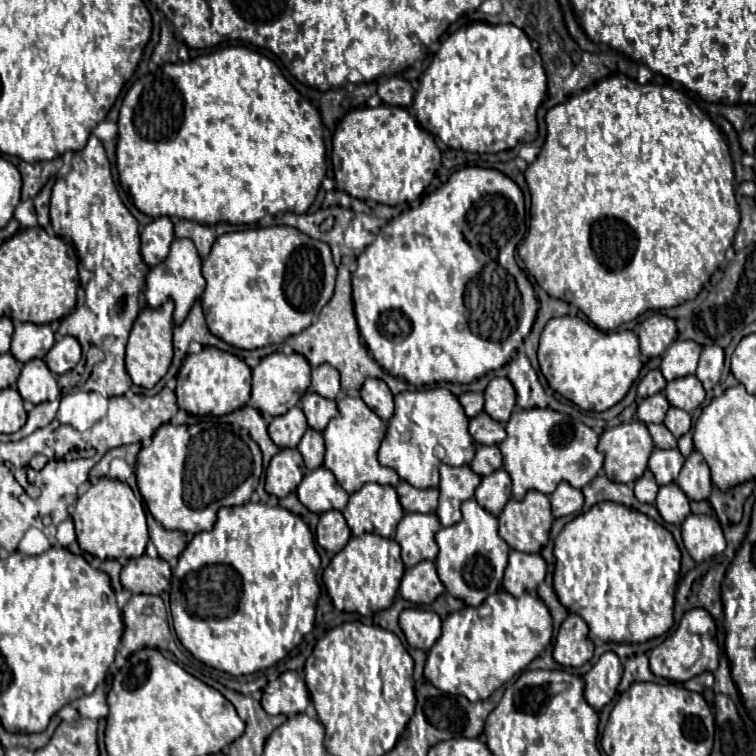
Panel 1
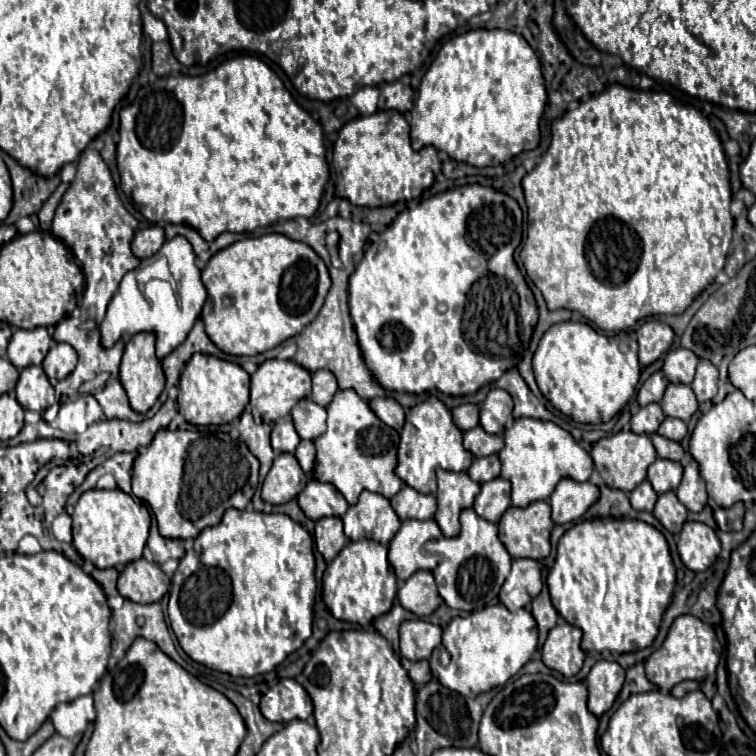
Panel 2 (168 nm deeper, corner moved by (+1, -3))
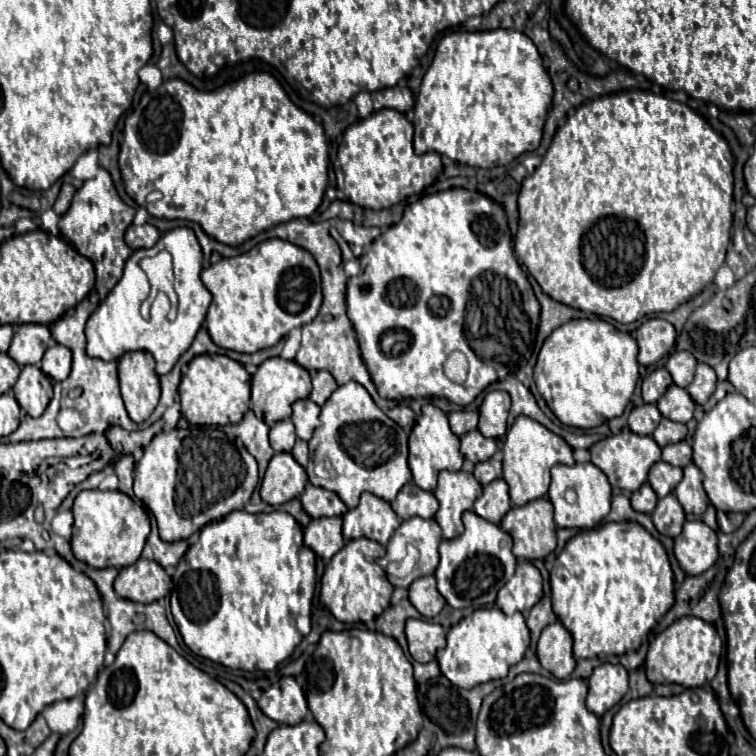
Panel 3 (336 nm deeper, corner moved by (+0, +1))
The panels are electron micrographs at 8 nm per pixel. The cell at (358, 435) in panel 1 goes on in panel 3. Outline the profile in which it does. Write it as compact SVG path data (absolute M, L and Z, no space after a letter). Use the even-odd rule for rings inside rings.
M356 381L340 385L330 399L322 405L320 427L310 439L310 463L306 467L312 485L334 491L350 509L358 505L360 493L370 491L384 501L394 501L398 491L412 479L408 467L408 435L400 425L386 417L378 405L374 405L370 393ZM326 461L330 465L330 477L320 479L314 473L314 465Z

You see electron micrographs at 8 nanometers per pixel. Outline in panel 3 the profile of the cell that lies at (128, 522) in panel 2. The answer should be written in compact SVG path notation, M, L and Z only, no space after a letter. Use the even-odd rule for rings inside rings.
M80 491L72 505L74 517L72 552L78 561L96 569L128 567L140 559L146 537L150 535L148 509L134 503L122 491Z

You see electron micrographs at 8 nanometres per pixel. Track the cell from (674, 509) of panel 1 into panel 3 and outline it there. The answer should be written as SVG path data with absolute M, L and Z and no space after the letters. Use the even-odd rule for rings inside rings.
M674 493L658 499L658 505L652 513L652 521L662 535L678 537L678 533L682 531L682 525L684 525L684 509L678 503Z

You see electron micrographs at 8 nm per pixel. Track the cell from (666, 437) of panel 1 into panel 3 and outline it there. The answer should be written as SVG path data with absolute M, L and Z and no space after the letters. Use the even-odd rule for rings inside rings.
M686 441L670 443L662 447L662 459L676 467L686 467L692 461L692 447Z

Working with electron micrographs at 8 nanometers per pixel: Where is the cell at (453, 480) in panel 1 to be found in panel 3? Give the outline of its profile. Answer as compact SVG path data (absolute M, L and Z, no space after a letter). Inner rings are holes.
M442 471L438 475L438 487L434 495L440 503L434 519L442 527L444 539L458 537L462 533L462 513L472 509L474 501L482 495L482 485L472 473L466 471Z

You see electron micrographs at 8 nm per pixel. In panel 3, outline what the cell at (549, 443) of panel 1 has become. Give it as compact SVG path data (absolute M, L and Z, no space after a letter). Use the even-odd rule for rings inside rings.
M526 415L516 417L514 425L506 433L502 453L504 453L502 459L504 481L510 485L510 499L514 505L526 505L538 497L544 497L550 487L550 469L556 463L566 463L566 465L576 463L572 455L572 447L562 437L554 435L544 425L540 425L538 421Z

